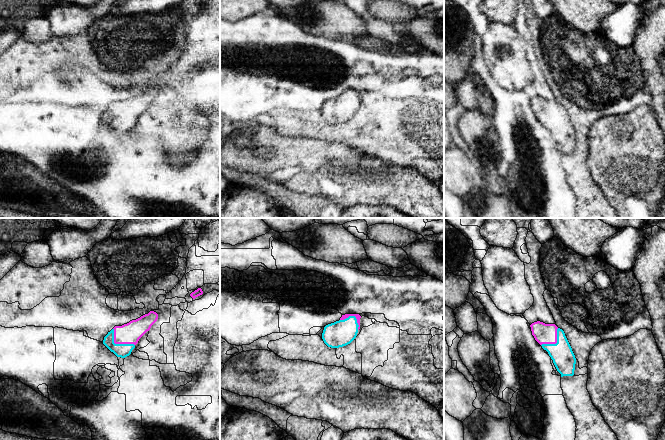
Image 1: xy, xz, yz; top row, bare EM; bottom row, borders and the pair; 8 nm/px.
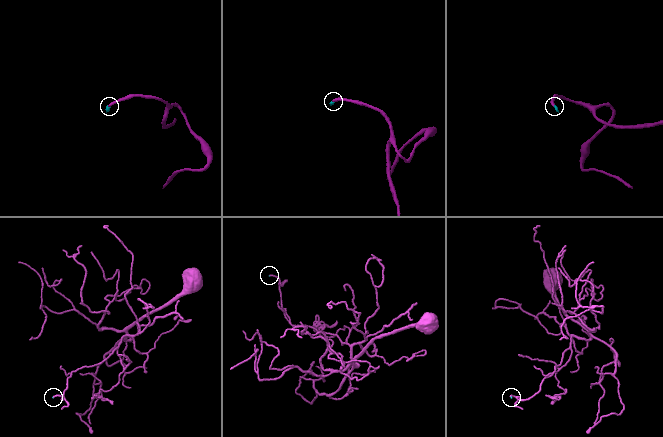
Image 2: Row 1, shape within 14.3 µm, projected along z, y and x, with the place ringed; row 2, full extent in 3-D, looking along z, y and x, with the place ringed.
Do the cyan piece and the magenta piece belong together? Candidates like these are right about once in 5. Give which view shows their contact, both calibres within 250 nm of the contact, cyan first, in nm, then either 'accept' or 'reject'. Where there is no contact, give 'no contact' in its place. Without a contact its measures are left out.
contact in xy; calibres 110 and 170 nm; accept

